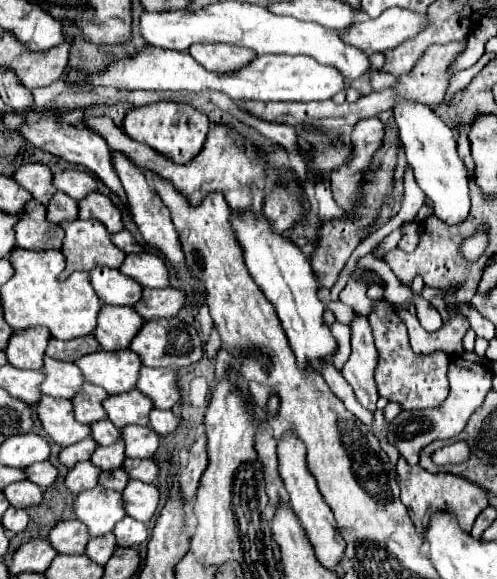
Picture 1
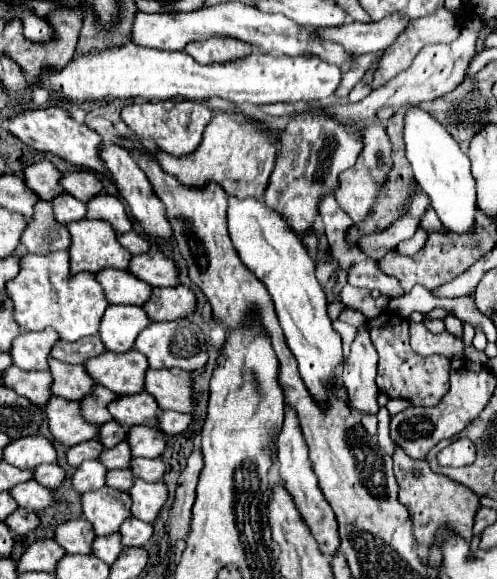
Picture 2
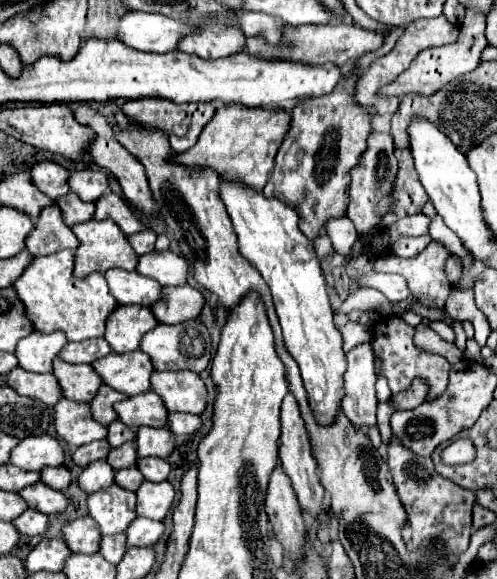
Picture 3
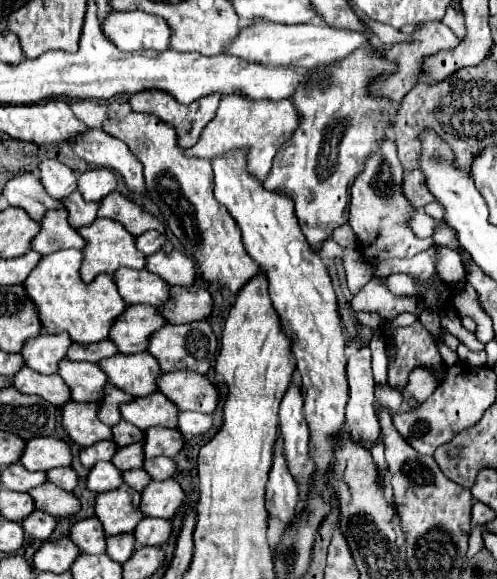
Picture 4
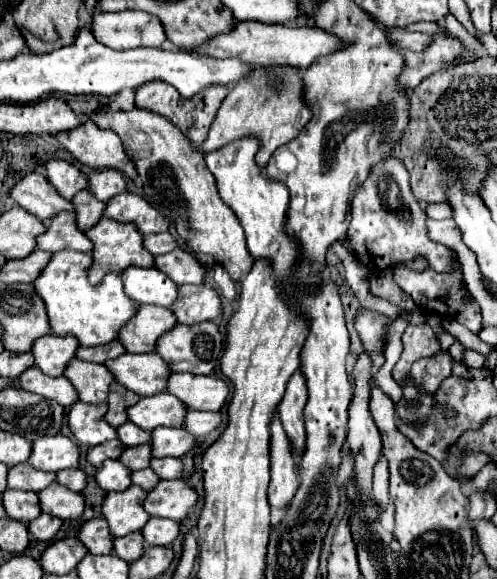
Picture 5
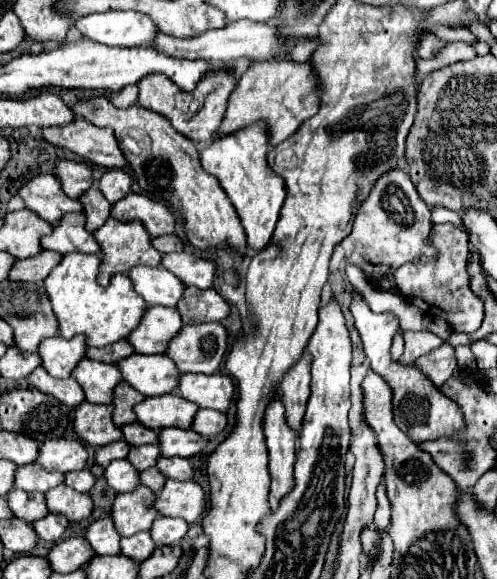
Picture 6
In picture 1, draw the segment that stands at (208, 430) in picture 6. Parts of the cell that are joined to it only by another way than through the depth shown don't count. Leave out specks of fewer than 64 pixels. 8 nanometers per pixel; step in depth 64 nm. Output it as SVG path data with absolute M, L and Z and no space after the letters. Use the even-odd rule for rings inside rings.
M152 410L150 412L150 426L158 436L166 436L176 430L178 416L172 410Z

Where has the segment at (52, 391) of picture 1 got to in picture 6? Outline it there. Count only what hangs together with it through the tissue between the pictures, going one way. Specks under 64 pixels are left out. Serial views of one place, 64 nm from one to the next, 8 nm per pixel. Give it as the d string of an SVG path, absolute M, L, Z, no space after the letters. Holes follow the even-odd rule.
M80 360L74 368L72 376L84 390L84 396L92 404L110 404L112 402L112 388L122 380L116 364L104 364L96 360Z

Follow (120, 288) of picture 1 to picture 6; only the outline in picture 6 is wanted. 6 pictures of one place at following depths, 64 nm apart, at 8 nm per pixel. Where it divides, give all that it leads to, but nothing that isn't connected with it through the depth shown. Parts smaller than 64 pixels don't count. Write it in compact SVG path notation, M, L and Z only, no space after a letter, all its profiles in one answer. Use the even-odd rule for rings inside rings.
M136 266L128 272L128 278L148 306L176 306L186 288L162 266Z

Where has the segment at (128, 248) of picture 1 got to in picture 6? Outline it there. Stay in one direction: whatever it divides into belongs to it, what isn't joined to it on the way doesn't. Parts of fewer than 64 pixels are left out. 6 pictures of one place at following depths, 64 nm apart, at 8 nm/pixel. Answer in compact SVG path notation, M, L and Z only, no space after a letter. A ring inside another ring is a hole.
M176 234L156 236L156 238L152 238L152 246L154 246L158 252L162 252L162 254L166 254L166 252L174 252L174 250L182 250L182 248L184 248L182 240L180 240Z

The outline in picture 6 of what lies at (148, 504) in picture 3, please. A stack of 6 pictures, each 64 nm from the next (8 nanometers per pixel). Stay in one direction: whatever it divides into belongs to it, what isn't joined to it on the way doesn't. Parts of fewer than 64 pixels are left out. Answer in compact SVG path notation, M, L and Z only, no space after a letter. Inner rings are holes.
M166 480L154 500L154 508L160 516L184 518L188 524L204 514L204 504L204 490L194 480Z

